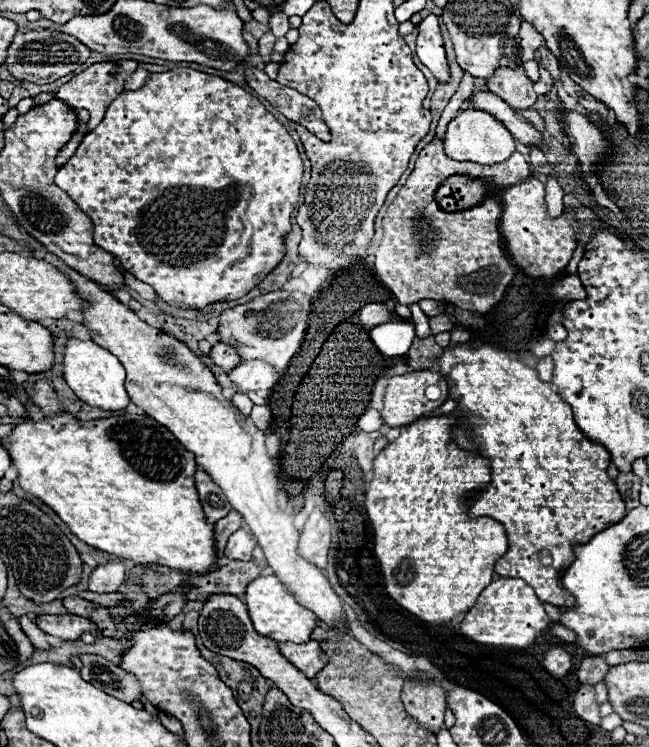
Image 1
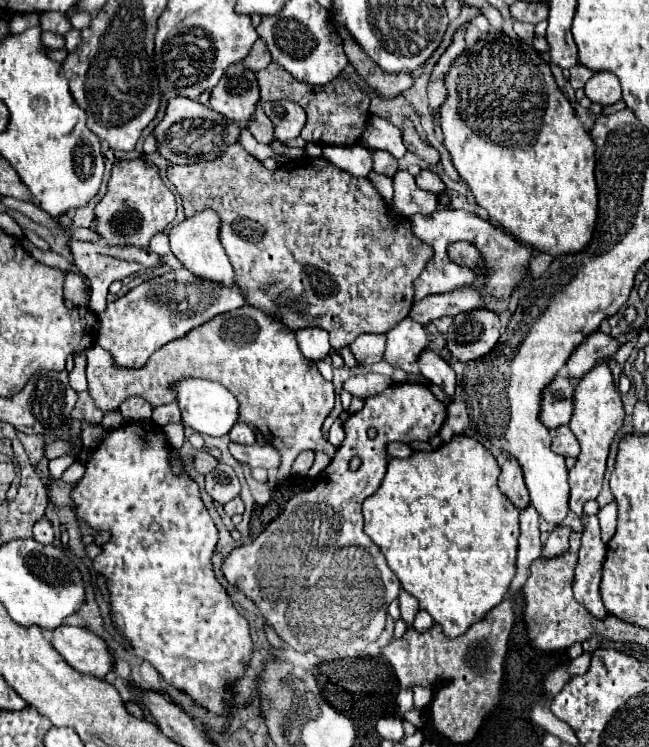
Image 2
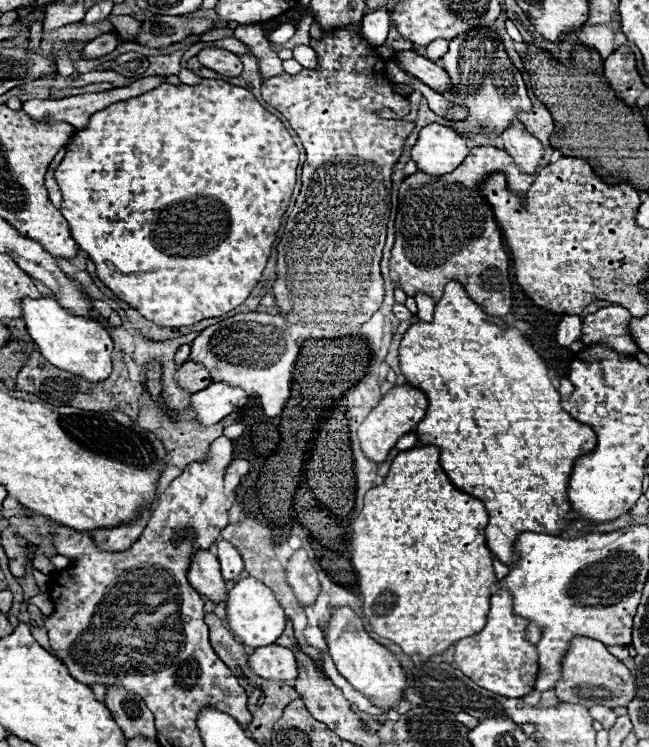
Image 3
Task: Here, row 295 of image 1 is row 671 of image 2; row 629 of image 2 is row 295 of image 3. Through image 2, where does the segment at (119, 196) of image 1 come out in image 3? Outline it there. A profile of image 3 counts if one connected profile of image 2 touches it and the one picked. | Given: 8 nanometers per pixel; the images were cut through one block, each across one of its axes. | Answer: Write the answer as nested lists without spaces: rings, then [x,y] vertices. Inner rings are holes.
[[[202,80],[198,86],[172,86],[162,84],[146,94],[136,98],[114,102],[88,118],[86,128],[76,130],[72,140],[66,144],[66,156],[56,170],[56,182],[62,190],[62,216],[70,224],[70,234],[88,254],[88,258],[96,264],[98,278],[124,302],[136,308],[144,318],[160,324],[160,326],[192,326],[206,318],[222,316],[236,306],[240,306],[256,286],[262,276],[262,270],[268,262],[272,244],[282,224],[282,216],[290,204],[292,190],[296,186],[296,170],[298,170],[298,148],[284,128],[284,124],[264,110],[252,92],[222,82],[222,80]]]

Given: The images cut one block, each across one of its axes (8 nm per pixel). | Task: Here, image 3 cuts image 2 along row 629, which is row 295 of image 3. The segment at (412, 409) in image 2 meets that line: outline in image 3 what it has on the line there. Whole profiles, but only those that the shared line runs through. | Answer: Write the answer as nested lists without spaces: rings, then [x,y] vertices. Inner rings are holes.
[[[360,24],[332,34],[322,34],[320,40],[310,40],[310,46],[318,54],[318,66],[314,70],[304,68],[296,76],[280,74],[264,80],[262,84],[264,100],[288,118],[306,150],[302,188],[278,244],[278,278],[272,292],[286,322],[308,322],[312,338],[338,338],[354,336],[384,300],[380,258],[390,216],[390,176],[414,122],[406,124],[400,120],[384,120],[376,114],[380,108],[408,110],[410,106],[394,92],[392,82],[384,78],[384,60],[380,60],[374,48],[360,36]]]

